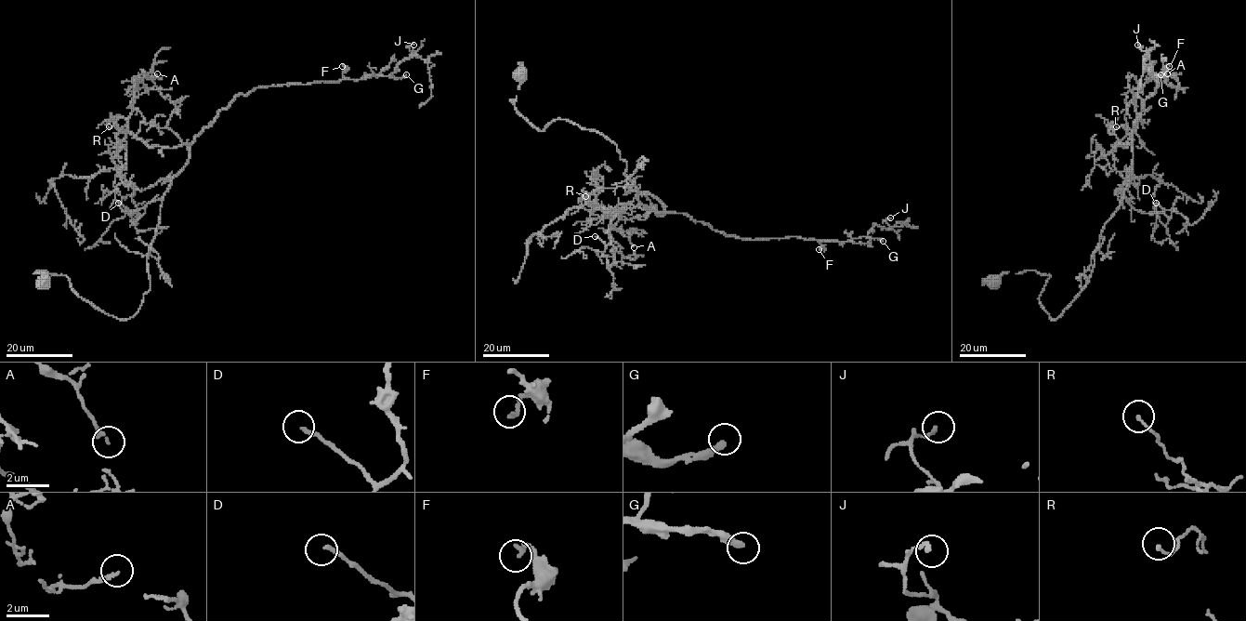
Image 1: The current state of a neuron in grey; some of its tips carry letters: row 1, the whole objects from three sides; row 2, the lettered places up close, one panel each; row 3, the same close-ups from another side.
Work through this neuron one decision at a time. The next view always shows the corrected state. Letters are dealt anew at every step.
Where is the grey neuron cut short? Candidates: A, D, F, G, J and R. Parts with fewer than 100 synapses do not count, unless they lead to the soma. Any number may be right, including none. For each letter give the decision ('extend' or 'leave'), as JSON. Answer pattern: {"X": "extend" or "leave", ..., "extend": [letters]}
{"A": "leave", "D": "leave", "F": "leave", "G": "extend", "J": "leave", "R": "leave", "extend": ["G"]}

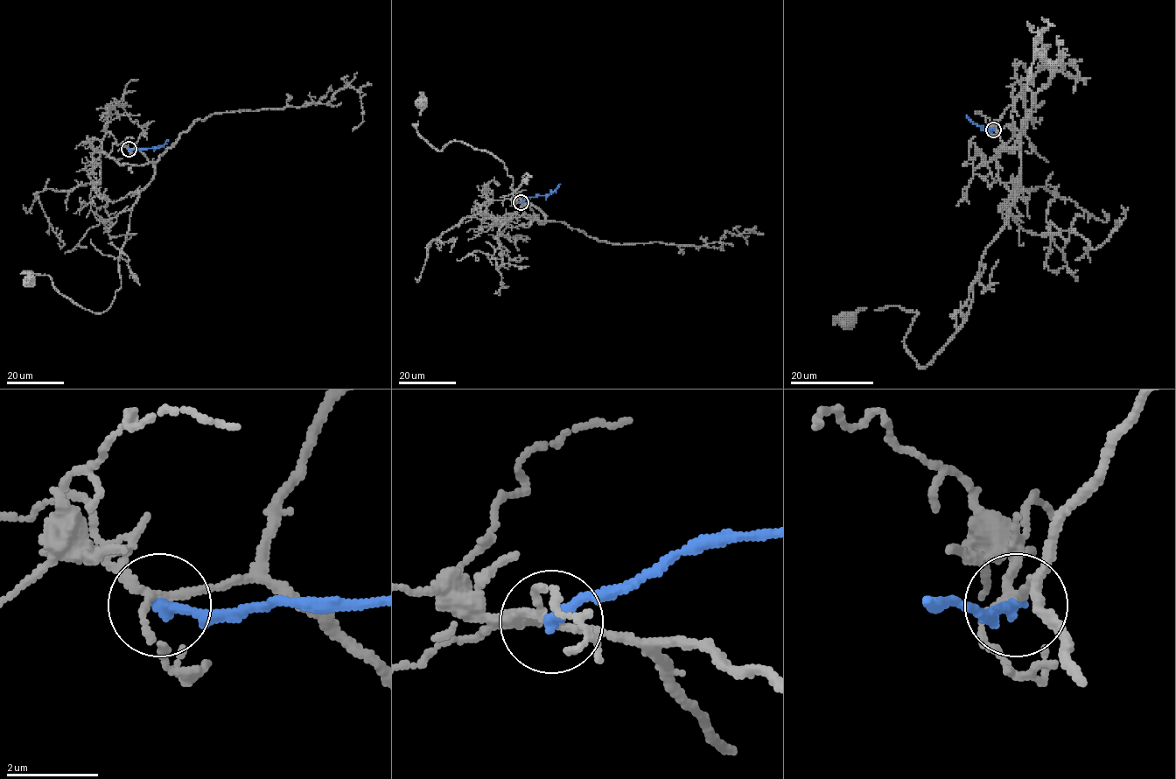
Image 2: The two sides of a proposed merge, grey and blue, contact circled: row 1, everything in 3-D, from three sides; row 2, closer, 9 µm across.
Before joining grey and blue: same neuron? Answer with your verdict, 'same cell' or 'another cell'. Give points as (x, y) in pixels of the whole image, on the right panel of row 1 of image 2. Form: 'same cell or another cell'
another cell

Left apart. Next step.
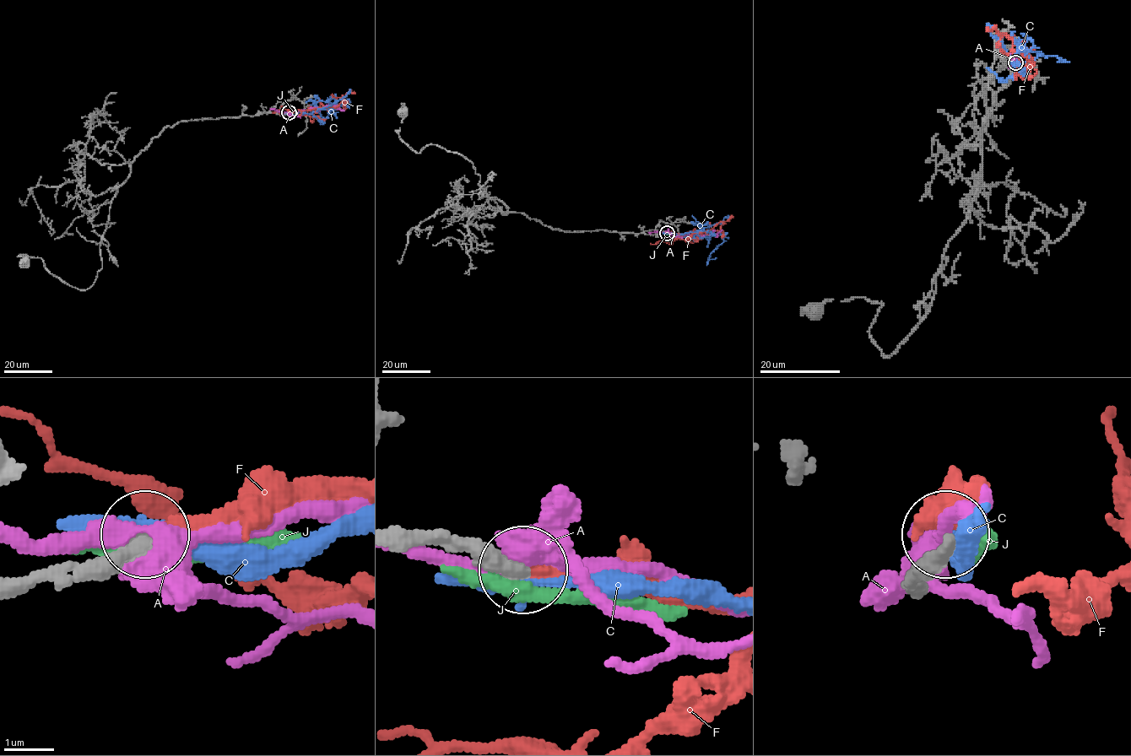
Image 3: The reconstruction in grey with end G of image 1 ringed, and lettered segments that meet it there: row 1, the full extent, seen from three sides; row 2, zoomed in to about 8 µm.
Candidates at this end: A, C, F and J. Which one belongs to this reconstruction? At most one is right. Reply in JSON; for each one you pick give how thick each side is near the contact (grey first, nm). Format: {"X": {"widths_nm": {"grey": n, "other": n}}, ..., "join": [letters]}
{"F": {"widths_nm": {"grey": 320, "other": 320}}, "join": ["F"]}

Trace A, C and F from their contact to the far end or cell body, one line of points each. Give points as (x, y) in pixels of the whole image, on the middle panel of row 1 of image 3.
A: (665, 232), (714, 235), (722, 230)
C: (666, 233), (687, 234), (702, 229), (711, 234), (720, 234), (724, 240), (708, 258), (716, 257)
F: (667, 232), (702, 233), (720, 222), (719, 231), (715, 231), (710, 222)

